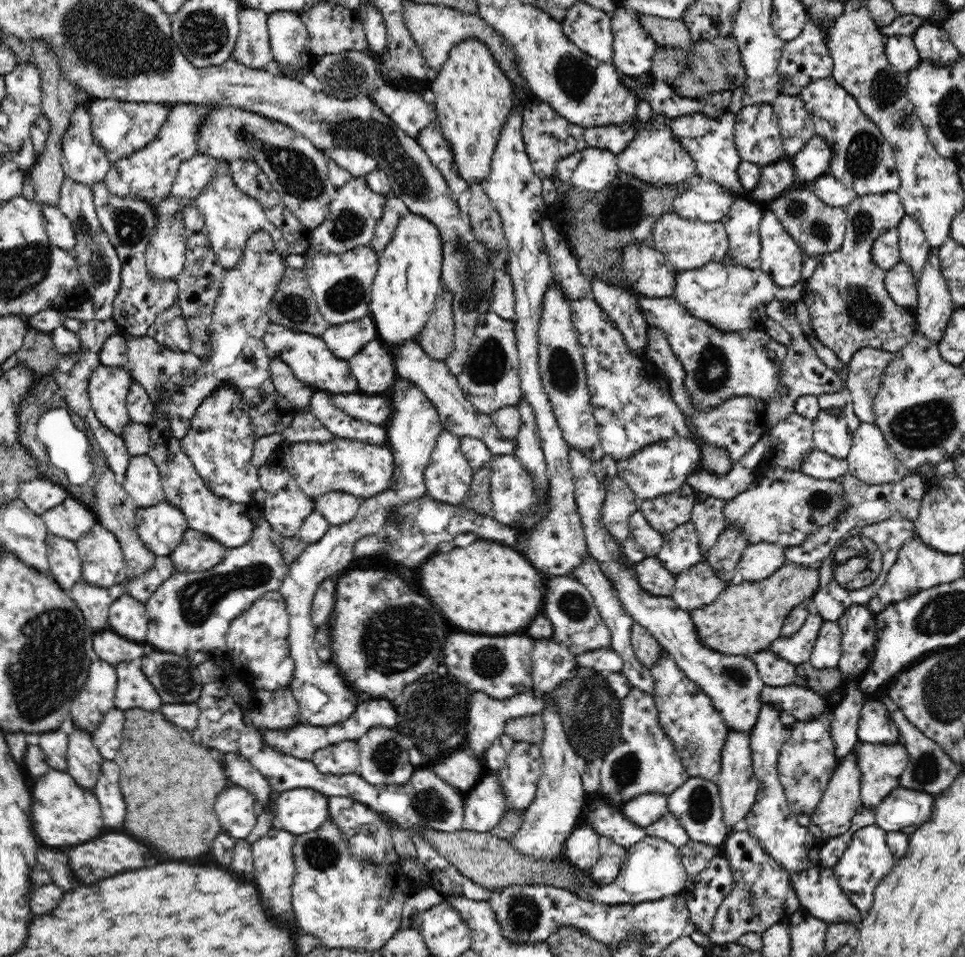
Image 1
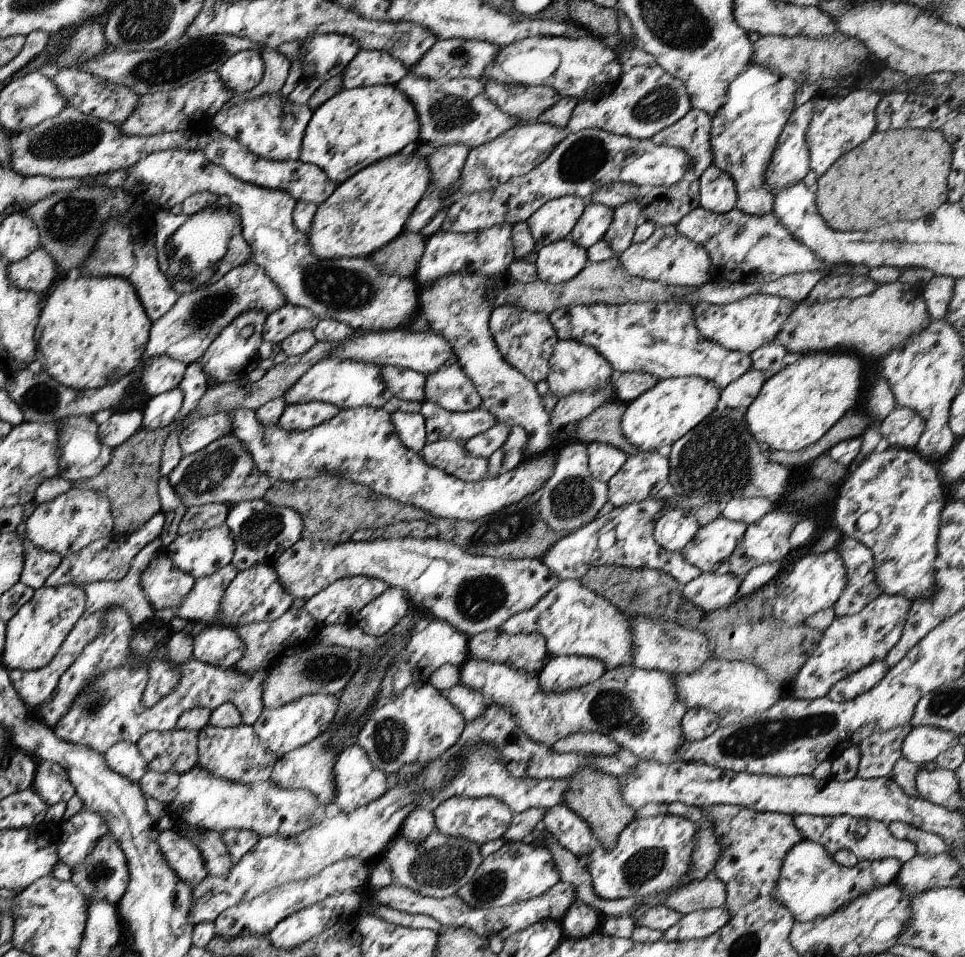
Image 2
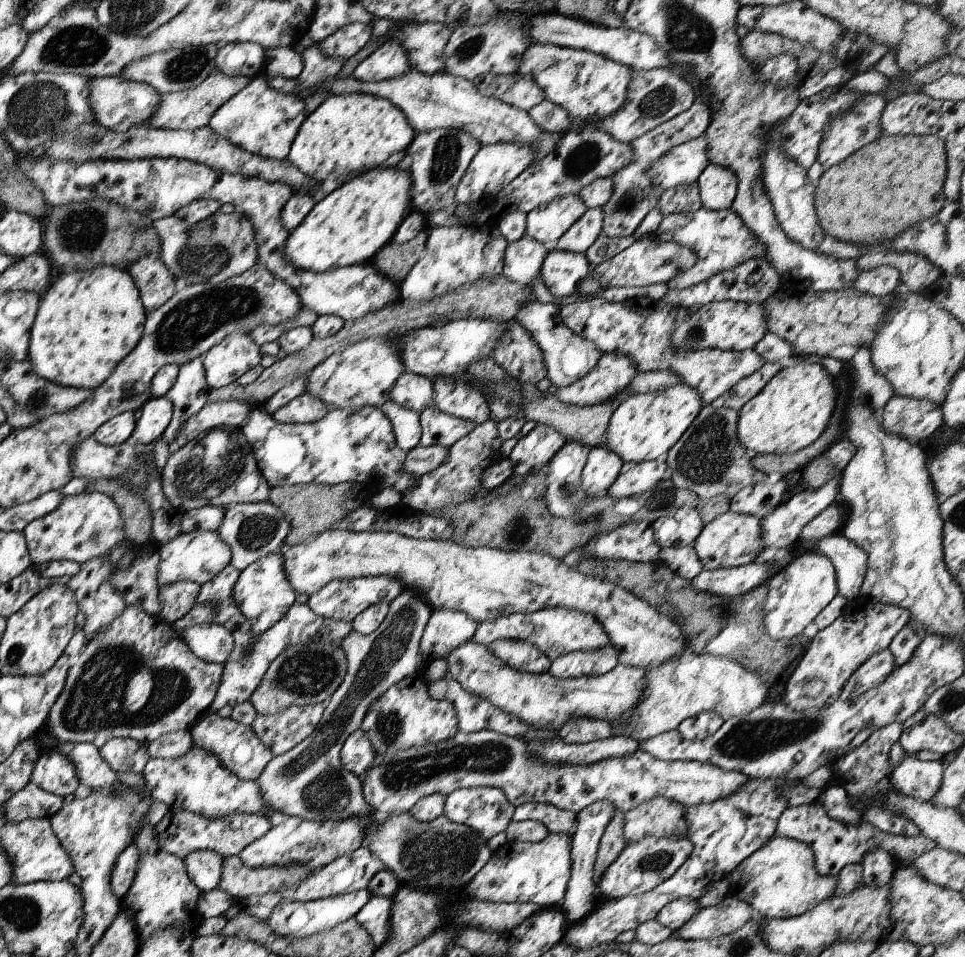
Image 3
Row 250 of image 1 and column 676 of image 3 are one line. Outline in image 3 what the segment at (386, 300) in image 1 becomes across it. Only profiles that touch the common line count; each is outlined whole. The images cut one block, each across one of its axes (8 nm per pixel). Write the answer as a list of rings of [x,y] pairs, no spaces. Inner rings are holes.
[[[682,382],[657,392],[629,395],[615,405],[605,432],[605,447],[622,463],[664,458],[702,408],[699,392]]]

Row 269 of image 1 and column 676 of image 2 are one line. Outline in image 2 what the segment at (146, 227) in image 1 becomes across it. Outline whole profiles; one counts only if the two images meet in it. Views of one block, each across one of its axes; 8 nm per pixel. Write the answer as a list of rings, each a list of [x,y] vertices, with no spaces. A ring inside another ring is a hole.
[[[691,108],[680,120],[659,130],[650,140],[655,145],[666,145],[685,150],[691,160],[685,174],[691,174],[689,178],[699,180],[703,170],[712,165],[709,132],[709,114],[703,110]]]

